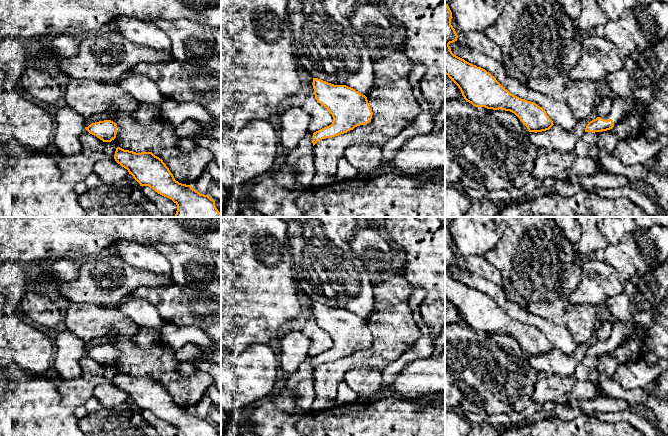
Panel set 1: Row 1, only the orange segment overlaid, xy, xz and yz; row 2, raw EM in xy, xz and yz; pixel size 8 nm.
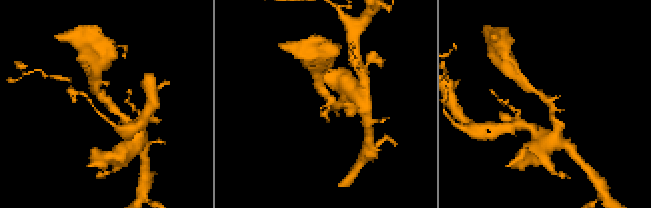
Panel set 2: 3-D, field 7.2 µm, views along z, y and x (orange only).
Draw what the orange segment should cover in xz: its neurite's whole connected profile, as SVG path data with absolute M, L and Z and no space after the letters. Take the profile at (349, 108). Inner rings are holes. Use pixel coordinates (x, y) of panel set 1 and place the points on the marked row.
M313 78L312 85L317 102L327 108L333 117L331 125L313 133L313 146L322 139L339 136L371 121L373 112L365 95L346 85L334 85L318 78Z

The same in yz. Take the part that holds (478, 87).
M445 3L445 74L458 86L466 102L478 108L510 111L529 132L549 130L554 124L542 107L511 94L485 69L452 53L449 44L458 38L451 25L452 18Z

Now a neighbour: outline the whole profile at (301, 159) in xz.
M307 132L301 139L298 147L285 154L285 163L296 170L297 180L306 187L312 187L312 181L316 175L313 159L313 133Z

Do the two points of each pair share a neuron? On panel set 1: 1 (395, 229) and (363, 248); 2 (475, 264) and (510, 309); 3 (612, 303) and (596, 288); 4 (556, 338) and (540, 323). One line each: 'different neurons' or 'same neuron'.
1: different neurons
2: different neurons
3: different neurons
4: same neuron

